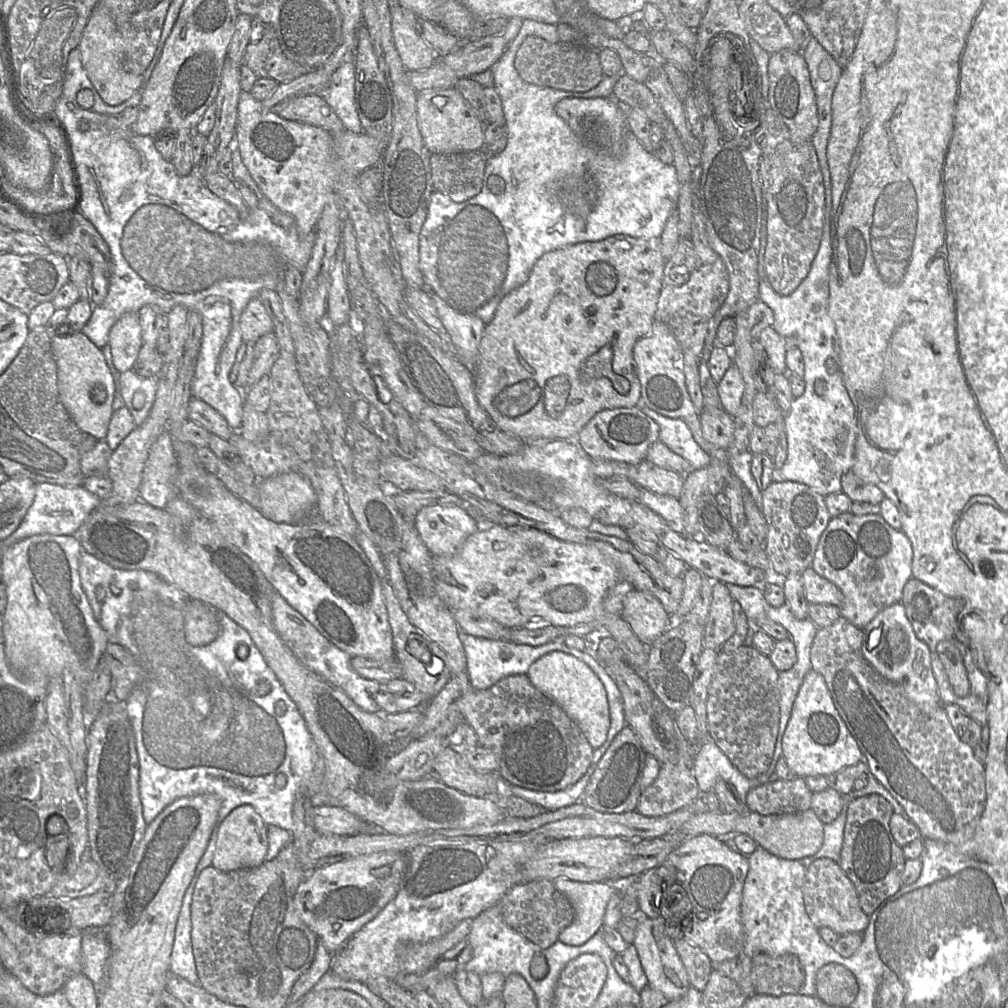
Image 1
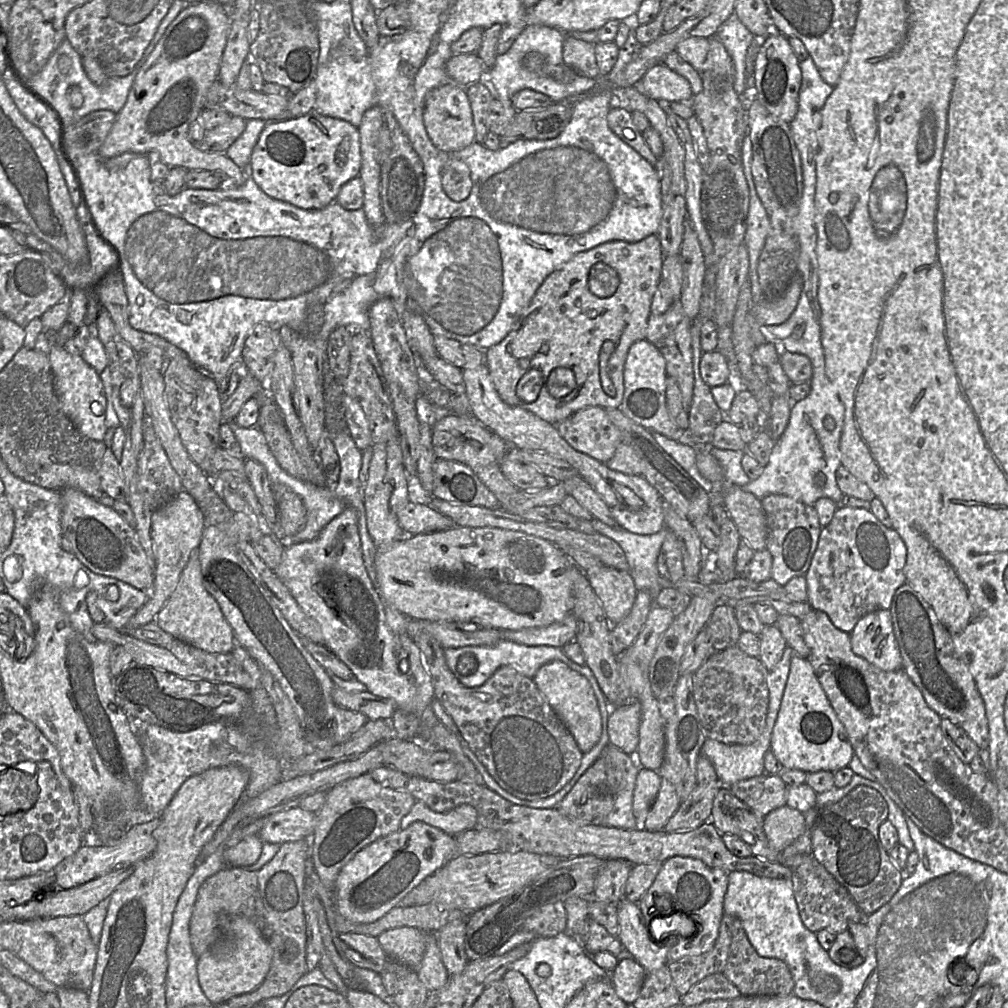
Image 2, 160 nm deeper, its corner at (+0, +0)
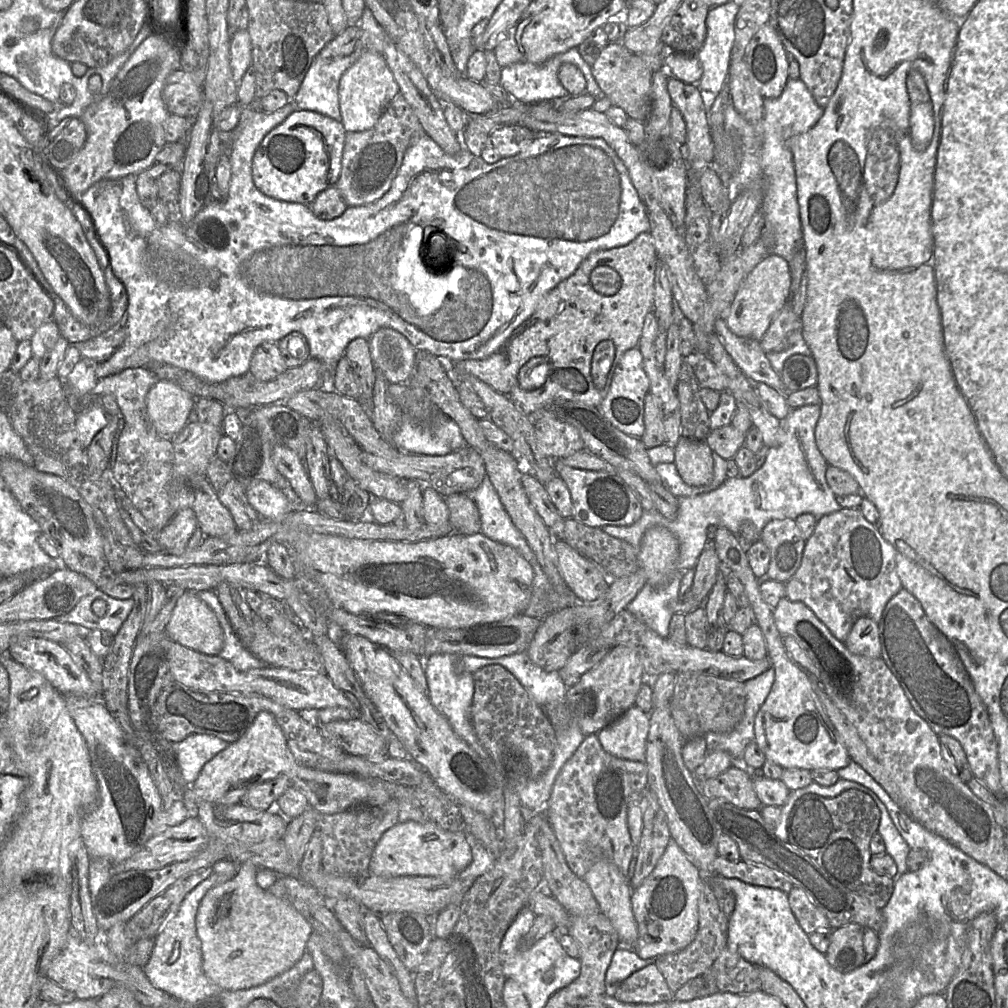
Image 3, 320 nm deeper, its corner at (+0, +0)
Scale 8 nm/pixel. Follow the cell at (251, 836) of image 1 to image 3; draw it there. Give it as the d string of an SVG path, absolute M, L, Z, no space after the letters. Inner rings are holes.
M252 862L242 863L232 879L205 894L197 911L196 929L201 941L203 971L223 990L248 989L286 972L302 958L313 933L308 919L288 899L277 897L258 885L257 871Z

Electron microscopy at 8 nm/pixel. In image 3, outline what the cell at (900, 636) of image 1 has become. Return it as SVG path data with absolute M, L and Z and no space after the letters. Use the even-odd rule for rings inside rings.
M867 617L859 618L847 635L844 645L853 654L880 658L881 643L878 623Z

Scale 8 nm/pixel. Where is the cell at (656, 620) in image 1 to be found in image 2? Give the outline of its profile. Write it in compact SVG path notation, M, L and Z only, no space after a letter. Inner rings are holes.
M605 565L593 566L583 572L606 617L613 624L620 622L631 610L638 593L630 573Z

